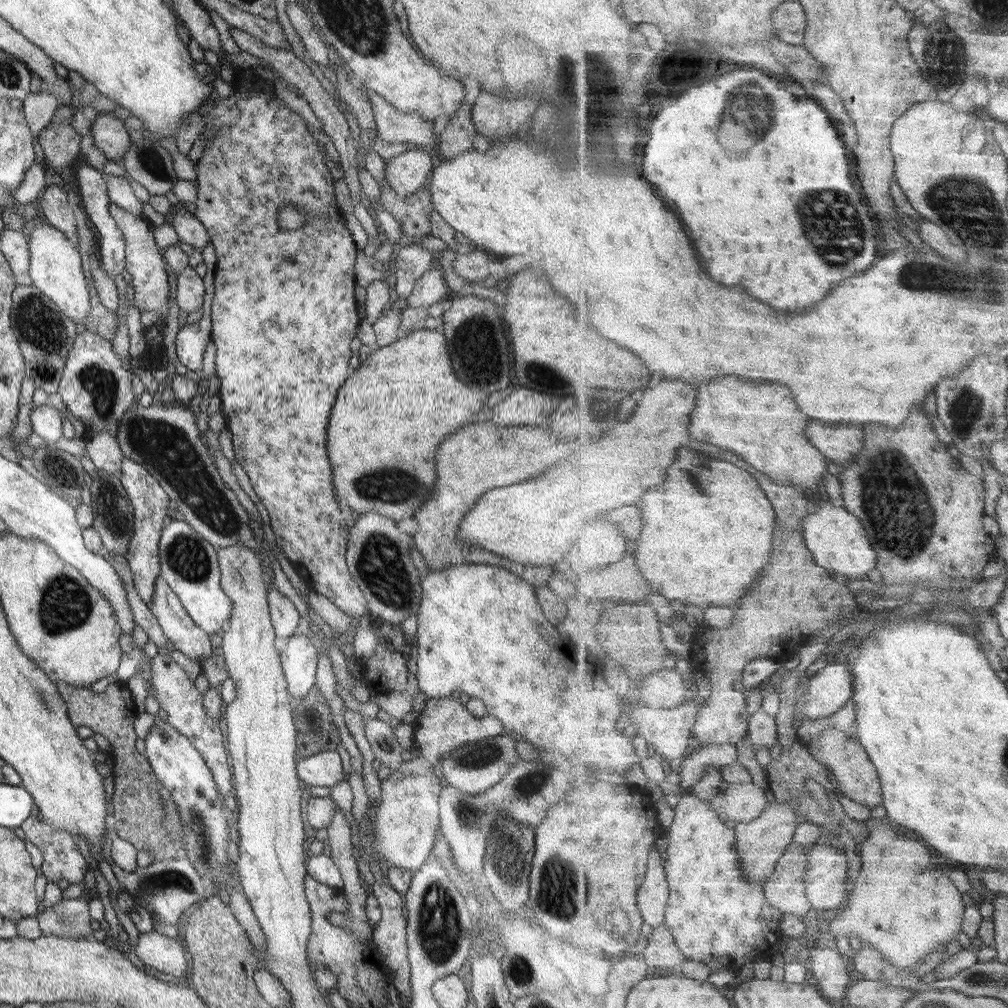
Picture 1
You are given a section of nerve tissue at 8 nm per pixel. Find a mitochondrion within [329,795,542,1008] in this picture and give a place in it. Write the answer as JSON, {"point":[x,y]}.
{"point":[438,920]}

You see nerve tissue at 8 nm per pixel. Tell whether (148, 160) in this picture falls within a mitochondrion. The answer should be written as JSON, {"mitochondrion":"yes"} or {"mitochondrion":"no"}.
{"mitochondrion":"yes"}

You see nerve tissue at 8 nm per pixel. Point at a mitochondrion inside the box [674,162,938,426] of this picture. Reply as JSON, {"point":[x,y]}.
{"point":[840,243]}

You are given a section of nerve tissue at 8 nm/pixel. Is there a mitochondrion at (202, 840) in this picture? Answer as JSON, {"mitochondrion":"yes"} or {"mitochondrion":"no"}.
{"mitochondrion":"yes"}

